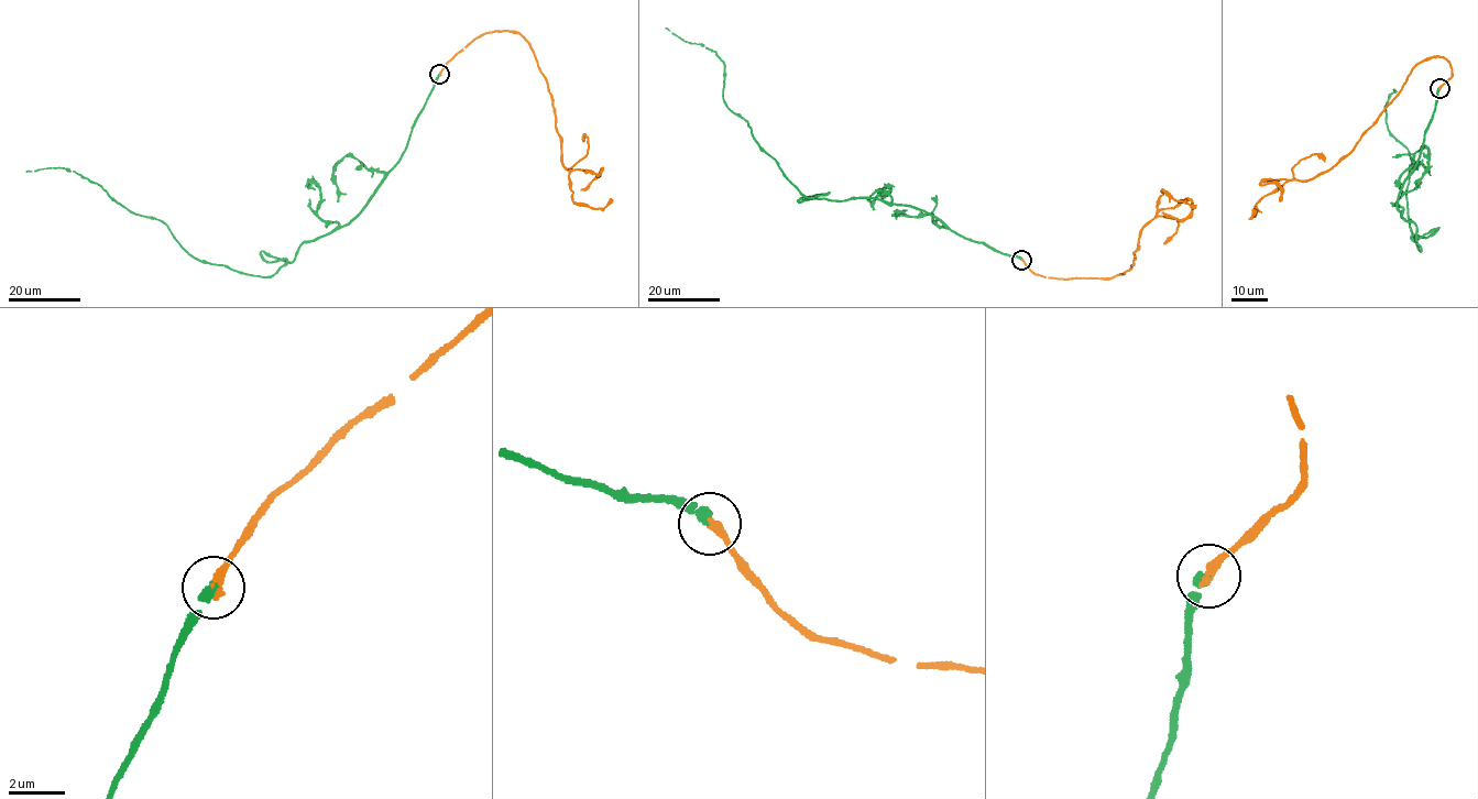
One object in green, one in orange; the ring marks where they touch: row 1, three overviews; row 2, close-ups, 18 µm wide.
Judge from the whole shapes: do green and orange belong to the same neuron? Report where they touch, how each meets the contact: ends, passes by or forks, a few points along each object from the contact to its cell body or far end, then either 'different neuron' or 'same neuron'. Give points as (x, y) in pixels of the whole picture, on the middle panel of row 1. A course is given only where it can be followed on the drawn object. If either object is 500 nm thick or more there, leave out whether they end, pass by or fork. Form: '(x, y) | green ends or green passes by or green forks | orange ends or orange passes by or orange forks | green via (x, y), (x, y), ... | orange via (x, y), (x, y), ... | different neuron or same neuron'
(1021, 260) | green ends | orange ends | green via (1021, 259), (917, 209), (875, 198), (798, 201), (829, 193), (802, 195), (726, 107), (715, 52), (666, 28) | orange via (1021, 259), (1037, 274), (1112, 278), (1130, 267), (1140, 231), (1161, 210), (1191, 199), (1185, 218), (1162, 211) | same neuron

